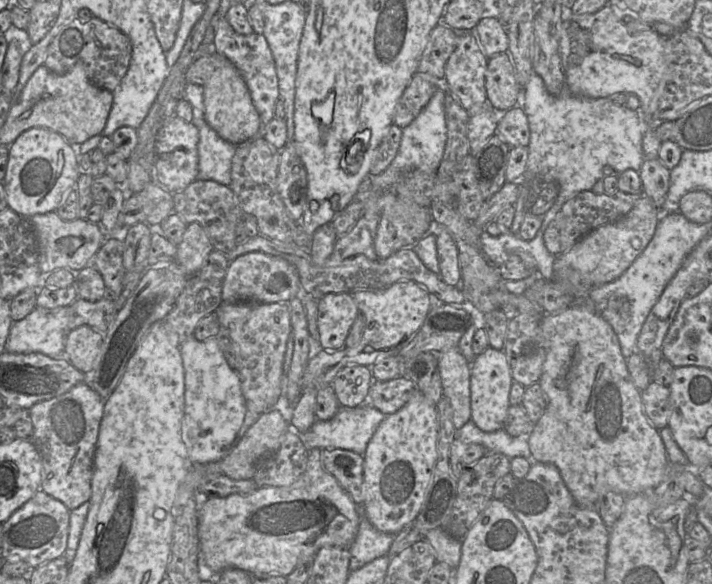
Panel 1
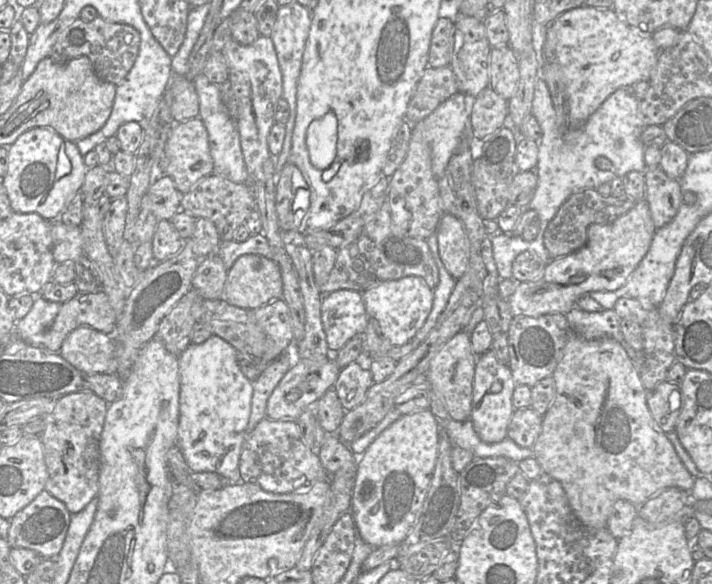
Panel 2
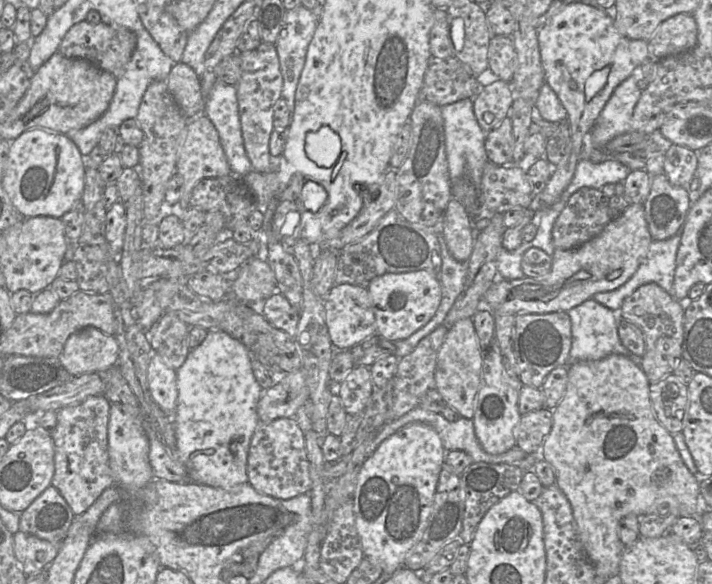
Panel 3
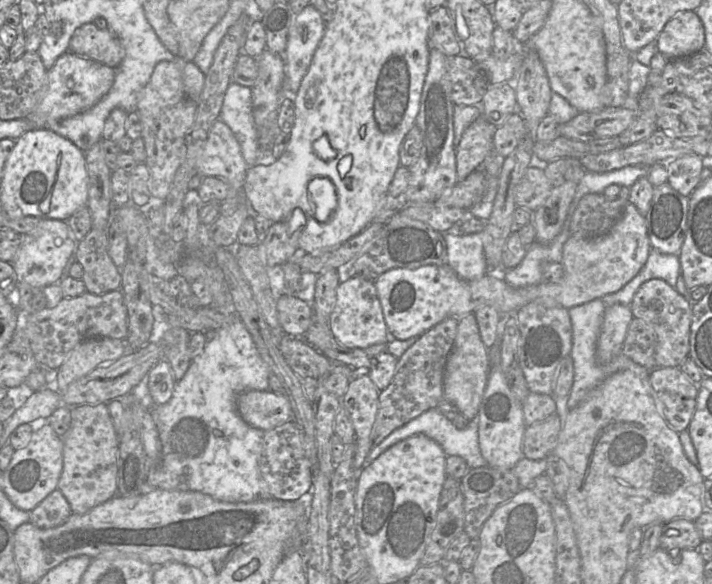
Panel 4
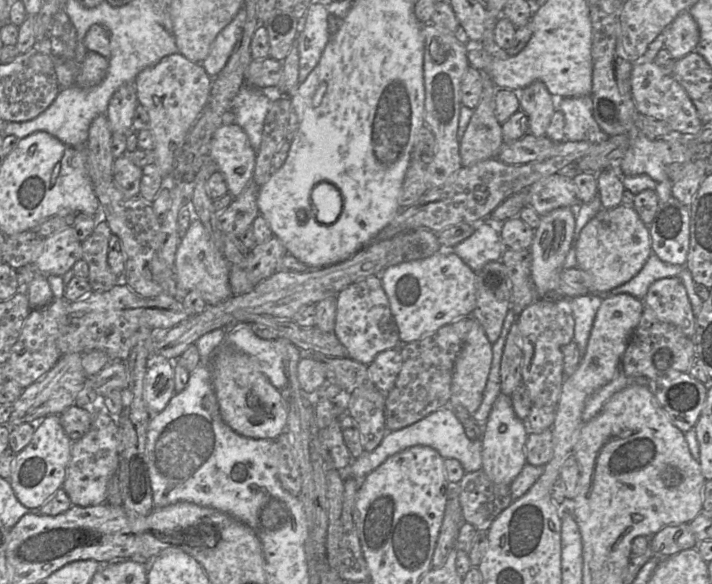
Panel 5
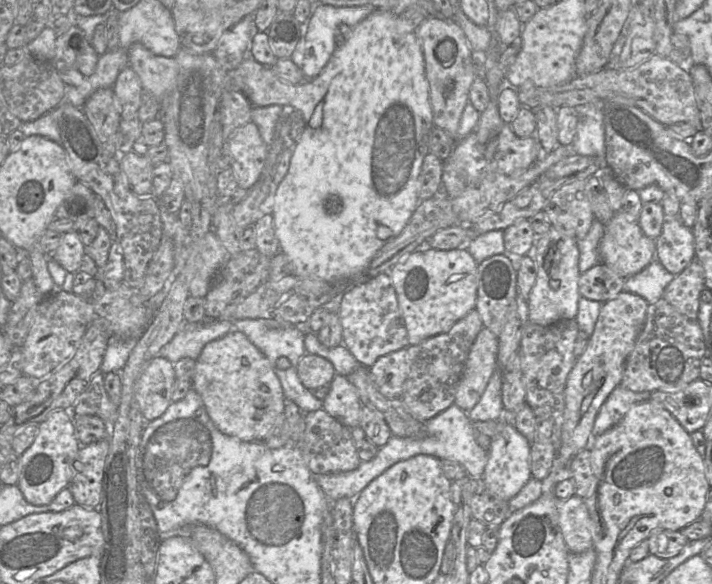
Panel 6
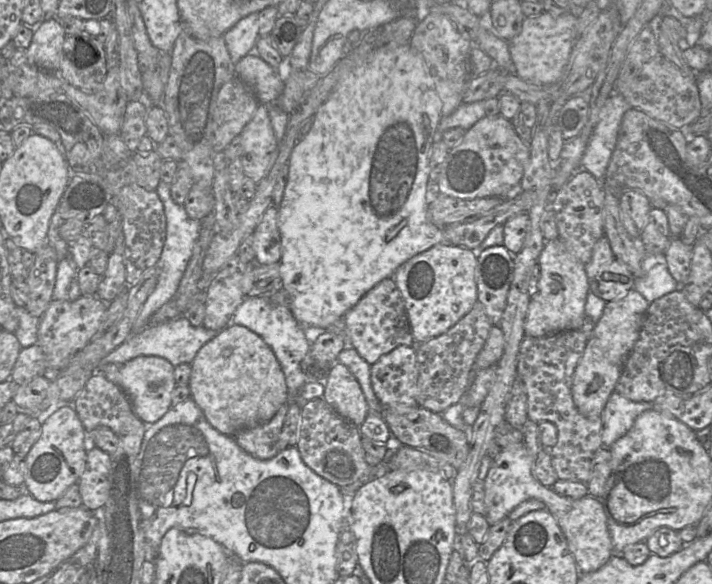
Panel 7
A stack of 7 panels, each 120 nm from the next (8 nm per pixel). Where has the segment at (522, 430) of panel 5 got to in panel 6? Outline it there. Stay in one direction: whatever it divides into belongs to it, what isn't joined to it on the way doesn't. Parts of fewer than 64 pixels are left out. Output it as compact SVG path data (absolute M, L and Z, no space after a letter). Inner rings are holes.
M502 423L502 430L491 438L483 480L493 496L509 502L531 479L530 445L528 440L510 423Z

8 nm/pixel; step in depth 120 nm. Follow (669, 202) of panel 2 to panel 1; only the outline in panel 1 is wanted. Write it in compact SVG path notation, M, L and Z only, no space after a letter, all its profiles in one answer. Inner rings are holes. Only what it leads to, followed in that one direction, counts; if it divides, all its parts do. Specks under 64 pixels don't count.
M645 159L639 175L643 195L650 198L658 209L661 209L670 182L670 170L658 159Z

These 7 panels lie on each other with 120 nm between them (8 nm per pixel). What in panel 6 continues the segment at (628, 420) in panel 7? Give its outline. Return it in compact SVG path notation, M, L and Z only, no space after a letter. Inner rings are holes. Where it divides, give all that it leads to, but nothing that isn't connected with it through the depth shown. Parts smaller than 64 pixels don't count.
M616 387L601 406L592 430L592 438L602 435L618 424L634 404L651 399L650 392L633 392Z

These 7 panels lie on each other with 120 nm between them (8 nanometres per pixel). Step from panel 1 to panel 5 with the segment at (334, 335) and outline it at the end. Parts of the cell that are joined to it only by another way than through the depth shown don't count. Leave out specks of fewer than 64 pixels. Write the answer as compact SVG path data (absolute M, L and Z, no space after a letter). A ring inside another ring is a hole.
M379 275L362 278L337 294L334 333L346 347L349 357L365 365L369 365L379 353L396 348L401 343Z

